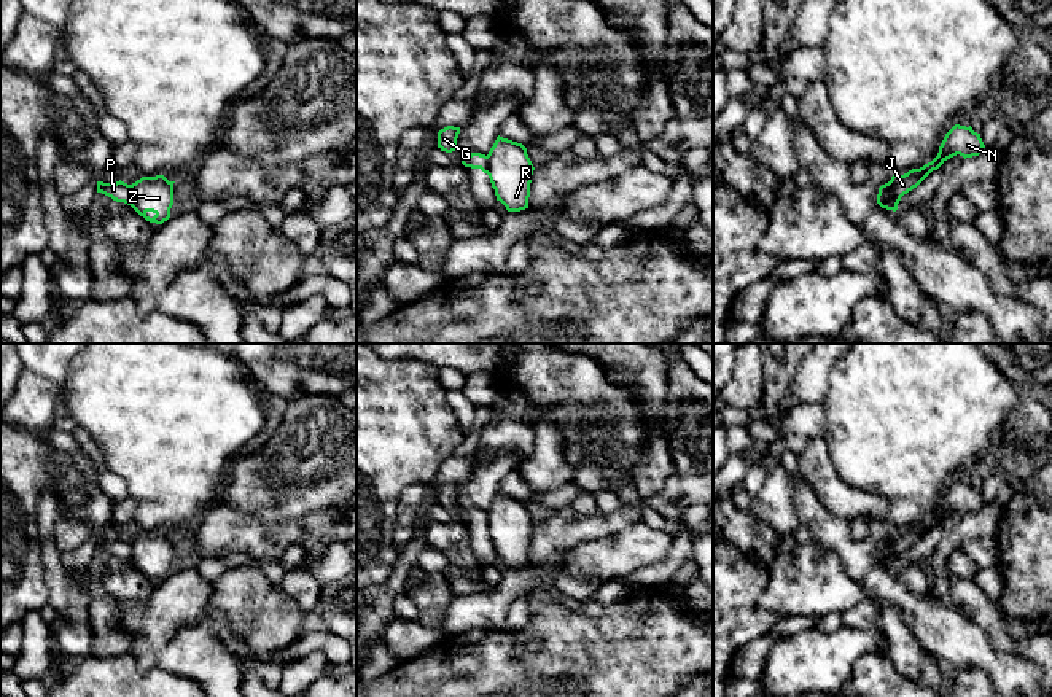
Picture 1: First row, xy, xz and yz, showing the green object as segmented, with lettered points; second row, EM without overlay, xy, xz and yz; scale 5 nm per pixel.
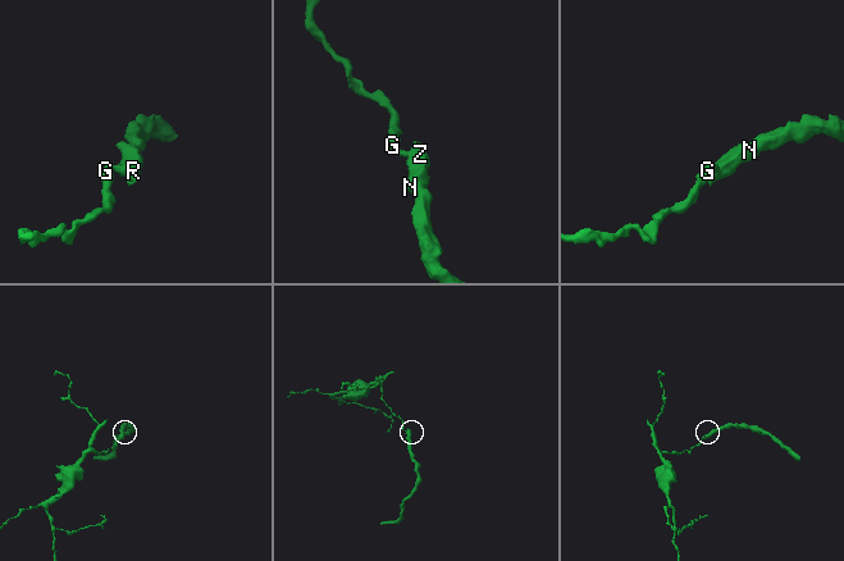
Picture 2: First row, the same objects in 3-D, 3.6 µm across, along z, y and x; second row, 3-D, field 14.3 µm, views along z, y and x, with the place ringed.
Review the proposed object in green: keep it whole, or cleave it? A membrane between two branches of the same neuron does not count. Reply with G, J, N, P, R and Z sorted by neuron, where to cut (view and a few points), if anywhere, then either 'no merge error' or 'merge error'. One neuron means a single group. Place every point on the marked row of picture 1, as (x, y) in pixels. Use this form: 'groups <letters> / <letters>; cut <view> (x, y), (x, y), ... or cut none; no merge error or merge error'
groups G P / J N R Z; cut xy (129, 185), (131, 204); merge error

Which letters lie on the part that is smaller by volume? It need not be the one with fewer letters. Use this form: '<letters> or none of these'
J, N, R, Z

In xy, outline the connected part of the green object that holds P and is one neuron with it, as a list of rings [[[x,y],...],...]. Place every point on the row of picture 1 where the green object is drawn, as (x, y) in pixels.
[[[121,180],[116,183],[97,181],[97,193],[102,193],[116,202],[124,202],[127,205],[131,205],[131,202],[132,202],[131,185],[127,185]]]

